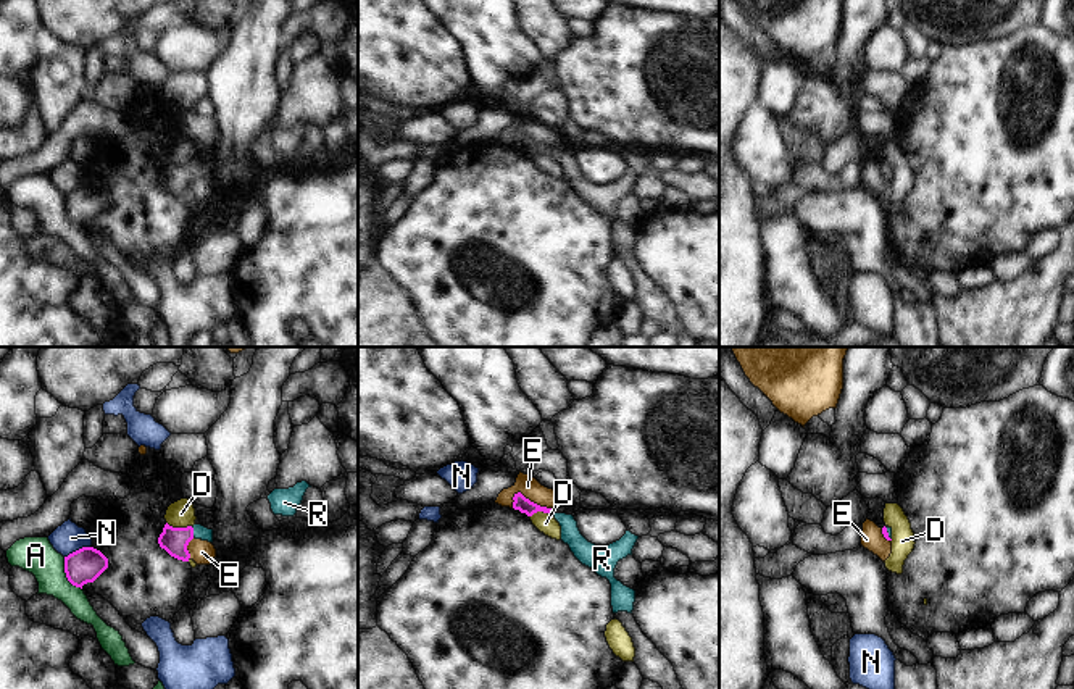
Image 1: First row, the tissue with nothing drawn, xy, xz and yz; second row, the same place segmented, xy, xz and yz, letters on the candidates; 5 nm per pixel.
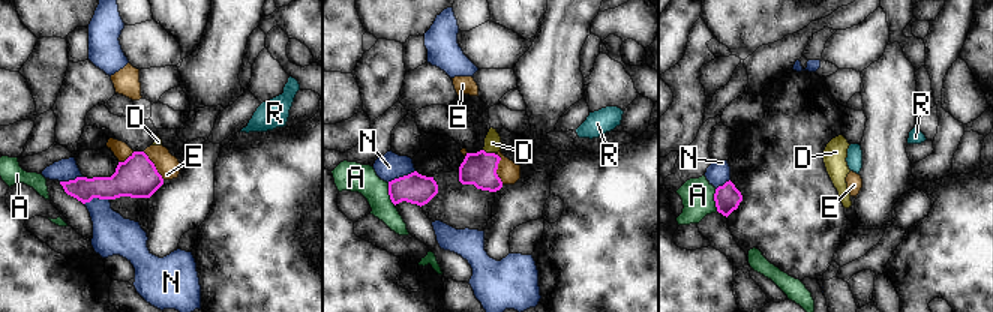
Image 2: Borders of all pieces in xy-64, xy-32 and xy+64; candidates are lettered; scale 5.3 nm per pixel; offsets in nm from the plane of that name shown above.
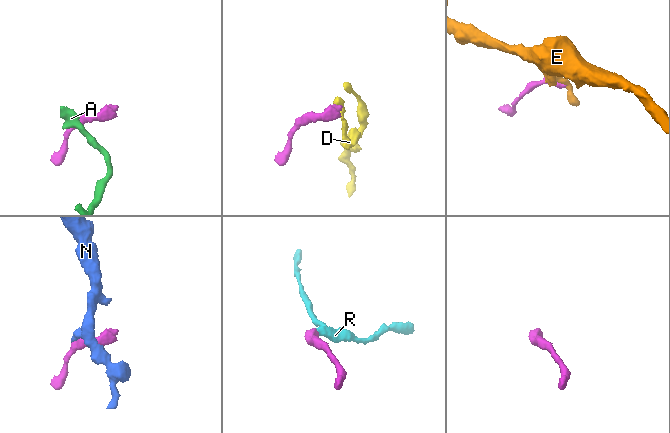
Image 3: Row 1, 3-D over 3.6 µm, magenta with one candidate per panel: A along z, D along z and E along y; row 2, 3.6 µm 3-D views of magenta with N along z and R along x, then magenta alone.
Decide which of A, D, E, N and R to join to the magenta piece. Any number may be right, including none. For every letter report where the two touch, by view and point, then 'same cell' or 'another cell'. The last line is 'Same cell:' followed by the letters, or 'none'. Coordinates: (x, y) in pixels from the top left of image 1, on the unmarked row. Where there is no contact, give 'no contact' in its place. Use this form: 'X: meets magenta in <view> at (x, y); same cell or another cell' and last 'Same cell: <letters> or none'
A: meets magenta in xy at (66, 213); another cell
D: meets magenta in xy at (179, 167); another cell
E: meets magenta in xz at (532, 141); another cell
N: meets magenta in xy at (76, 189); another cell
R: meets magenta in xy at (192, 170); same cell
Same cell: R

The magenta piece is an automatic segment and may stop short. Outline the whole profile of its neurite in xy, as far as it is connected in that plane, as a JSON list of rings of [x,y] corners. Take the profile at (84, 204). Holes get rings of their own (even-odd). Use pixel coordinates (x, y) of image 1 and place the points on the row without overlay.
[[[82,186],[65,195],[65,211],[68,219],[81,226],[94,221],[108,207],[108,197],[94,186]]]

